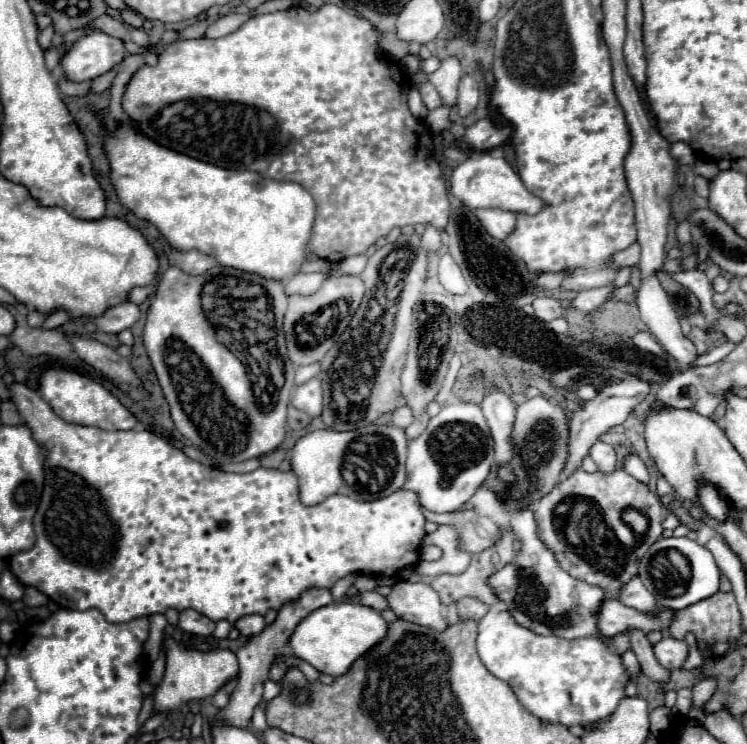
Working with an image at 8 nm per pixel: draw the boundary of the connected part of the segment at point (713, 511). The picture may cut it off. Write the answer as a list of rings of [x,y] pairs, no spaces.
[[[700,483],[700,489],[698,489],[698,505],[702,505],[702,509],[708,515],[716,517],[716,519],[726,519],[726,515],[728,515],[728,503],[708,483]]]

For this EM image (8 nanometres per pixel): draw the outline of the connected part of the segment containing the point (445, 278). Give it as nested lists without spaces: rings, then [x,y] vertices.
[[[444,253],[444,255],[440,257],[438,279],[440,279],[442,287],[444,287],[446,291],[450,291],[450,293],[456,293],[456,295],[458,295],[458,293],[464,293],[464,291],[468,289],[464,277],[462,277],[460,267],[454,263],[454,259],[452,259],[448,253]]]

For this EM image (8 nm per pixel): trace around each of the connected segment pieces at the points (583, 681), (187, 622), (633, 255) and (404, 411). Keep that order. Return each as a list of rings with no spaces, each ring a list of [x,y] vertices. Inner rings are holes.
[[[488,611],[478,621],[478,639],[476,639],[478,655],[488,671],[502,681],[506,681],[520,703],[548,723],[562,723],[566,727],[584,727],[606,719],[624,697],[624,687],[628,683],[628,673],[622,663],[622,655],[608,649],[604,637],[584,637],[584,639],[560,639],[556,635],[536,635],[526,627],[520,627],[508,615],[508,611]]]
[[[184,609],[184,611],[180,611],[178,627],[182,631],[188,631],[188,633],[198,635],[198,637],[210,637],[216,623],[212,619],[208,619],[206,615],[194,611],[194,609]]]
[[[632,243],[628,249],[618,251],[612,257],[612,265],[618,267],[618,269],[622,269],[622,267],[634,267],[634,265],[638,265],[638,259],[640,259],[640,245]]]
[[[400,407],[392,413],[392,421],[394,425],[398,427],[408,427],[412,421],[414,421],[414,415],[412,415],[412,409],[410,407]]]

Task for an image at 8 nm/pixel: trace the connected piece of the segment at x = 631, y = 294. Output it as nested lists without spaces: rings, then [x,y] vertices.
[[[622,285],[622,287],[616,287],[610,297],[614,301],[622,301],[622,303],[634,303],[636,301],[636,289],[632,285]]]

